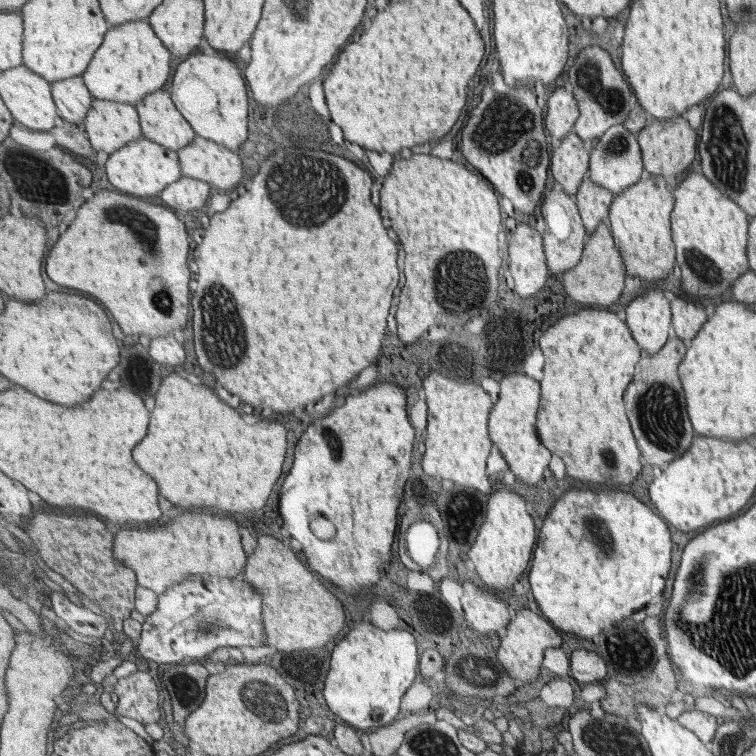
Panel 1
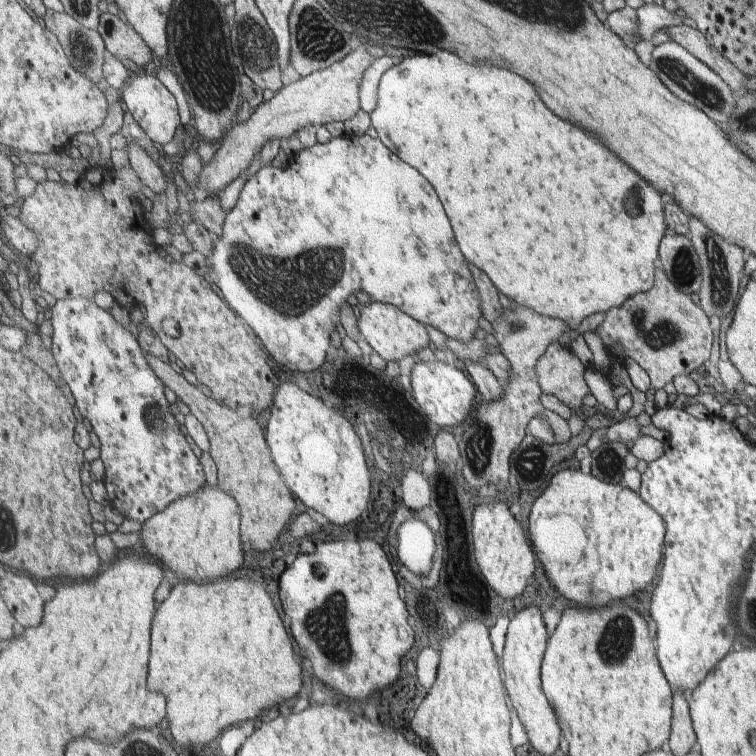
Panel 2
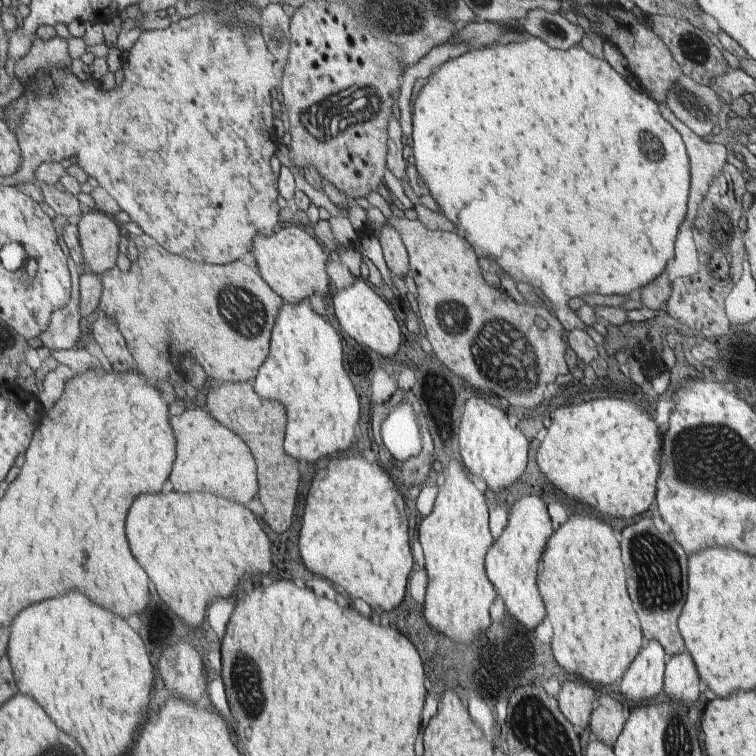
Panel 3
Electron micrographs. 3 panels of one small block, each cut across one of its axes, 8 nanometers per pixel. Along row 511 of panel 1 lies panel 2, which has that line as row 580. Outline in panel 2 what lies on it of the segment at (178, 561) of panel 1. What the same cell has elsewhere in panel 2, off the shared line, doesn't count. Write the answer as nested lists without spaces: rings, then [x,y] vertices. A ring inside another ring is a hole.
[[[217,484],[203,485],[196,493],[184,495],[165,511],[149,518],[140,531],[150,554],[161,558],[183,581],[203,582],[238,574],[243,566],[243,540],[240,534],[242,507],[231,493]]]

